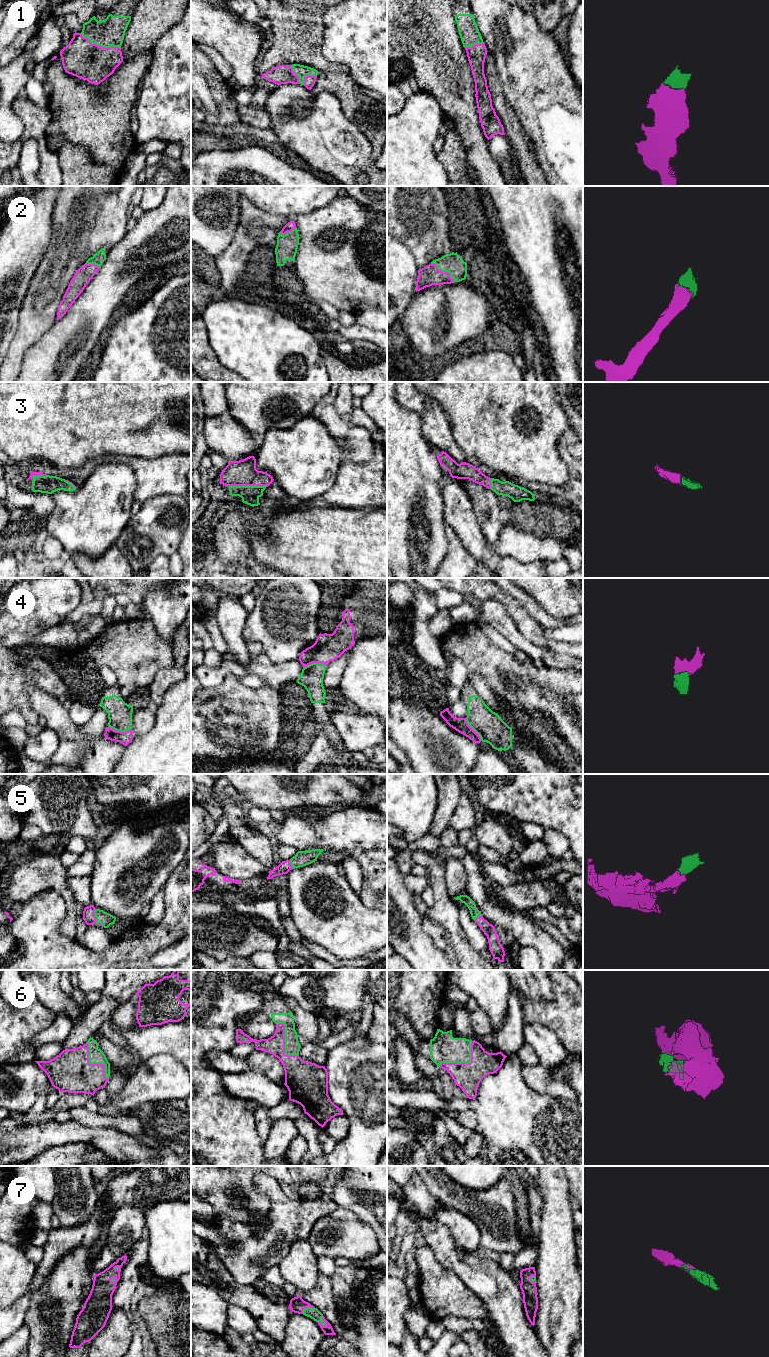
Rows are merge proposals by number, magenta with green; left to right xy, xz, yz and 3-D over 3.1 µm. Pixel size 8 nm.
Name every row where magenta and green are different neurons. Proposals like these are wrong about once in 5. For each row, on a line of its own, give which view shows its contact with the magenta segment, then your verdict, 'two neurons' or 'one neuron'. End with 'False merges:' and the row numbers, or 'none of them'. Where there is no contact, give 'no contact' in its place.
1: xy | one neuron
2: yz | one neuron
3: xz | one neuron
4: xy | one neuron
5: xy | one neuron
6: yz | one neuron
7: xz | one neuron
False merges: none of them

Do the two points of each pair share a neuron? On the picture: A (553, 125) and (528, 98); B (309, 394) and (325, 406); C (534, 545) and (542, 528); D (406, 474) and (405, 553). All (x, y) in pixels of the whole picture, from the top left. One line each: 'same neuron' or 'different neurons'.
A: same neuron
B: different neurons
C: different neurons
D: same neuron

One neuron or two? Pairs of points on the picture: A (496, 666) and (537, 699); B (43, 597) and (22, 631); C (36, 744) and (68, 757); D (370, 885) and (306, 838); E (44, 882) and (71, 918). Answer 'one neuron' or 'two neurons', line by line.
A: one neuron
B: one neuron
C: two neurons
D: one neuron
E: one neuron

